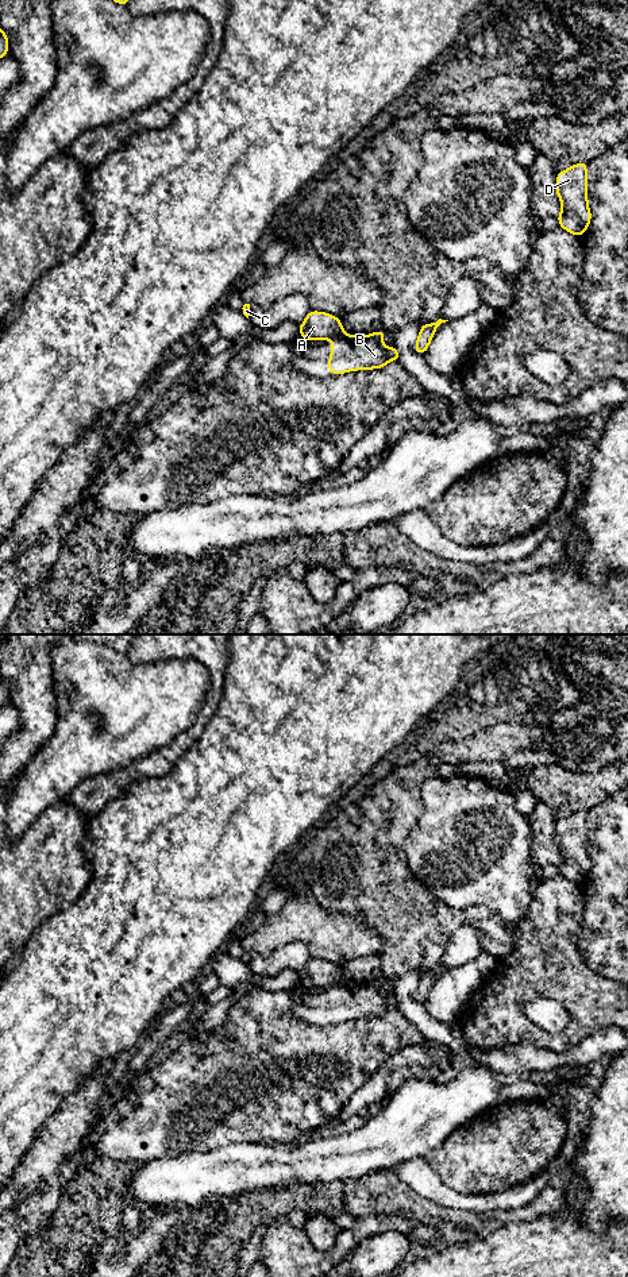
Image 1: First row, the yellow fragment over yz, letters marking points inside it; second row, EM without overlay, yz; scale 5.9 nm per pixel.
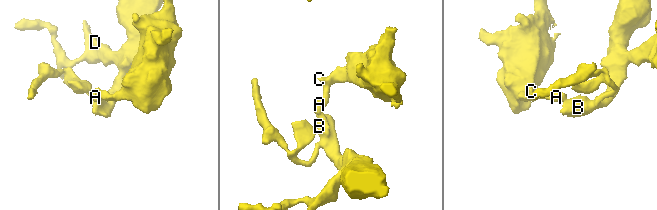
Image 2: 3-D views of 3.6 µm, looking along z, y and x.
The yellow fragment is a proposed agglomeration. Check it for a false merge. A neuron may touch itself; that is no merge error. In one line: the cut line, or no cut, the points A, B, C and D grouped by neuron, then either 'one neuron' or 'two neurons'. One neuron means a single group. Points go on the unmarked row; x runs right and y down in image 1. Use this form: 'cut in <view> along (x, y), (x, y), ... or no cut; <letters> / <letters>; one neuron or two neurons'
cut in yz along (343, 980), (332, 986); A C / B D; two neurons

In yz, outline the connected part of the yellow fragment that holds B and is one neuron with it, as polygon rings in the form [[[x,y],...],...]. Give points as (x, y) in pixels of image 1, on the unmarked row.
[[[381,977],[366,984],[343,980],[334,985],[327,1012],[330,1021],[338,1023],[354,1018],[384,1016],[389,1008],[400,1010],[396,994],[388,996],[382,992],[385,980]]]

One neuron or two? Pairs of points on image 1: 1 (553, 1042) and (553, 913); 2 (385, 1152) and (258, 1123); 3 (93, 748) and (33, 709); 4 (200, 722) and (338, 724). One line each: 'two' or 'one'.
1: one
2: two
3: two
4: two

